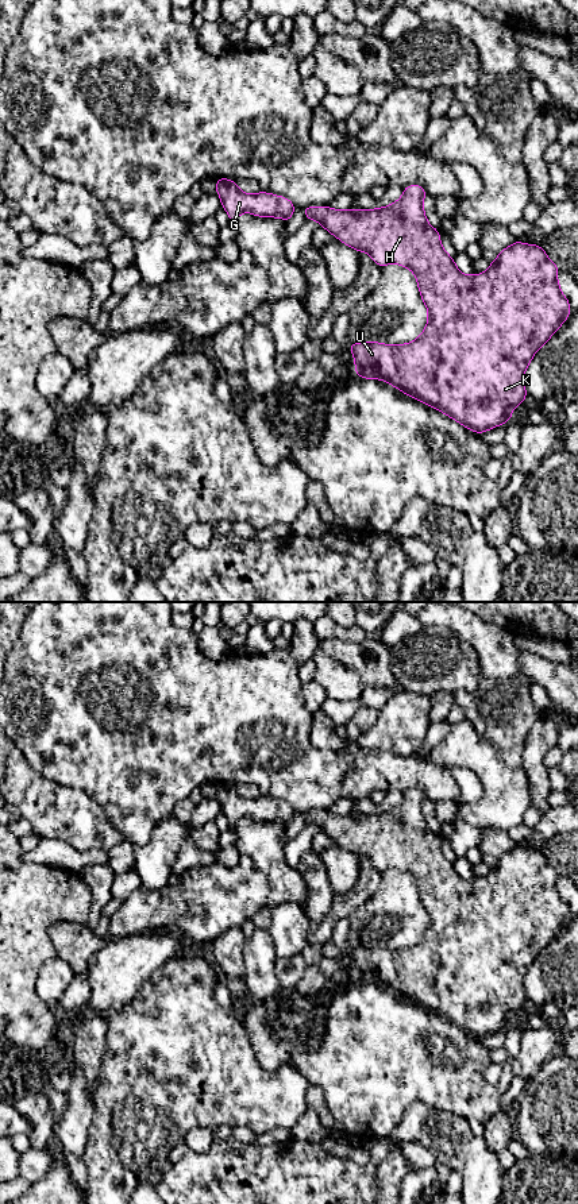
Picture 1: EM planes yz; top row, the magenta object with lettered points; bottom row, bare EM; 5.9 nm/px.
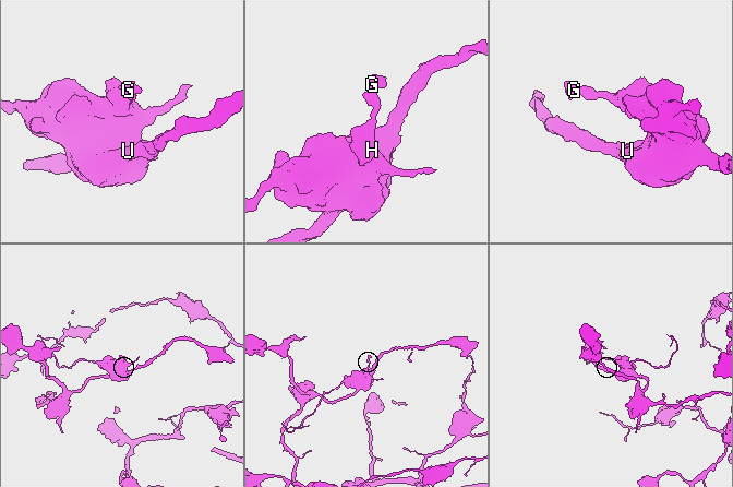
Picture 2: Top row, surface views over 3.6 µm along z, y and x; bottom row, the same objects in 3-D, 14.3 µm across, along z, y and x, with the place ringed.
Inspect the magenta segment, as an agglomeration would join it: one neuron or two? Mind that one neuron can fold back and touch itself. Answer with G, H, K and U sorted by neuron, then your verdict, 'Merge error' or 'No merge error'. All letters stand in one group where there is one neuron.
Groups: G H K U. No merge error

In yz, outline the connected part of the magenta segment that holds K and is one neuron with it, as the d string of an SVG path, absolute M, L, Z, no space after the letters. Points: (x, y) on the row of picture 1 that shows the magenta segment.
M413 184L404 188L402 197L377 209L339 211L330 207L304 207L307 220L317 220L323 228L344 244L369 252L384 267L397 263L413 271L419 292L428 309L428 323L412 343L389 346L378 341L348 346L355 359L355 374L365 379L382 379L409 397L440 410L465 428L479 435L512 418L512 409L527 398L523 377L535 352L558 331L571 313L569 300L558 283L558 266L546 255L542 246L516 240L504 248L483 274L465 275L455 266L440 243L439 231L425 219L423 198L425 189Z

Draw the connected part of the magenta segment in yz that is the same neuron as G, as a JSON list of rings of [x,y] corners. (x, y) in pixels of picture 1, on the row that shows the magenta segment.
[[[227,178],[216,180],[216,193],[221,198],[221,208],[228,212],[230,224],[243,212],[259,217],[281,217],[286,223],[294,212],[294,204],[289,198],[263,192],[246,194],[239,190],[236,181]]]

